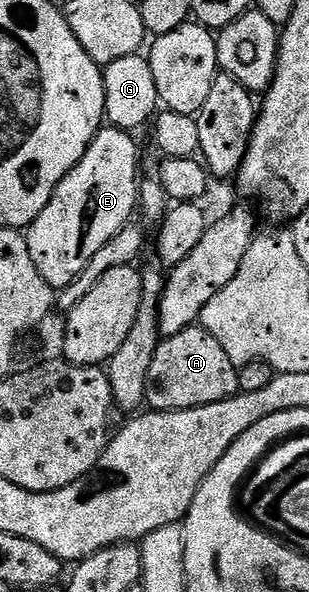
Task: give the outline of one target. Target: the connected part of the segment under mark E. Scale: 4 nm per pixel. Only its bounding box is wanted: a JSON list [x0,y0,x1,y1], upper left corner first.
[25,128,139,290]

